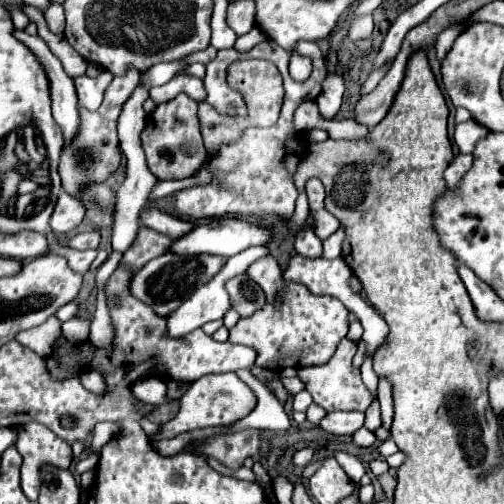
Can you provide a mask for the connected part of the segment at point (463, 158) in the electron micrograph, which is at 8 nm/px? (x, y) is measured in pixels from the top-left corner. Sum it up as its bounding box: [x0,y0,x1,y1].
[445,155,473,189]

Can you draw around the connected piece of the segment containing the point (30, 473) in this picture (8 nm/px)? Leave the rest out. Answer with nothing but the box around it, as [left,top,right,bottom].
[17,423,73,501]

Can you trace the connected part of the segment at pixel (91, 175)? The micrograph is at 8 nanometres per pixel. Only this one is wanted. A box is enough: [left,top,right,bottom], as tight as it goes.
[59,71,141,197]

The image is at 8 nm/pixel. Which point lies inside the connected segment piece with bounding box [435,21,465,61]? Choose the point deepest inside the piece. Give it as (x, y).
(446, 40)

